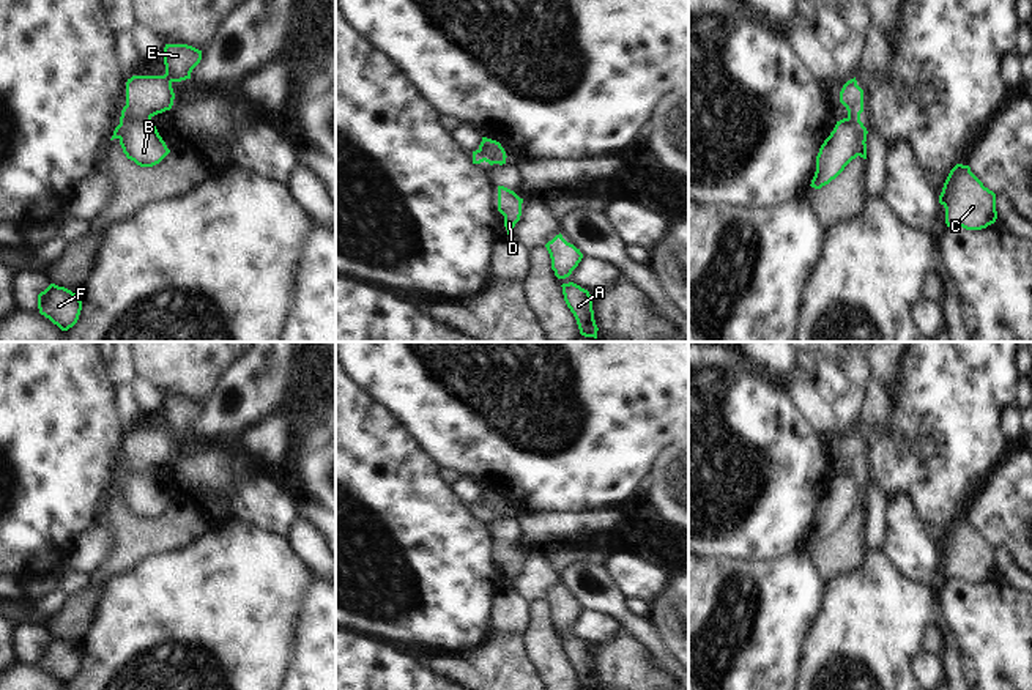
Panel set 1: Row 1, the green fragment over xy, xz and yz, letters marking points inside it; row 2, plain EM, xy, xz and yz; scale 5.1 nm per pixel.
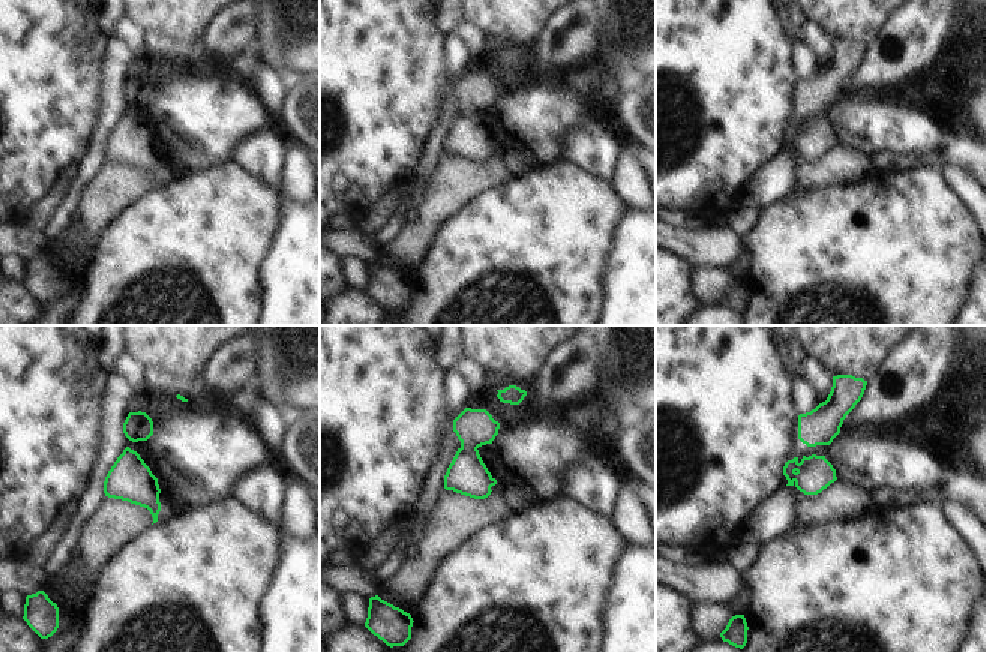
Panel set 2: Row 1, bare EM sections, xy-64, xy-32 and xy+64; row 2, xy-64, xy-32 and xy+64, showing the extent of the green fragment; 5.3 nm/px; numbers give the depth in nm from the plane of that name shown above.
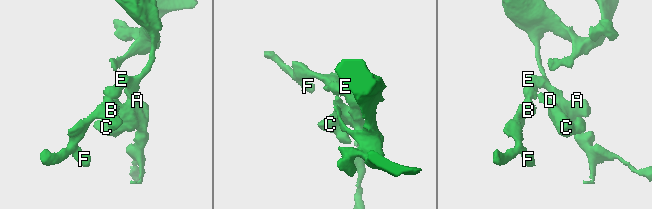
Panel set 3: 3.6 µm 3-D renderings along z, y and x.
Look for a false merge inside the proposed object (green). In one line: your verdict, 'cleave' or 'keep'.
cleave

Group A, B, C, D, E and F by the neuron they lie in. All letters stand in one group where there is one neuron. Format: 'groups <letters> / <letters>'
groups A C D E / B F

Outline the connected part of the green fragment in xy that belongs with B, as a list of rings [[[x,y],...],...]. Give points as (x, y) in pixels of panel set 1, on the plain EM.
[[[151,469],[131,473],[120,492],[120,498],[126,510],[140,520],[153,520],[170,506]]]

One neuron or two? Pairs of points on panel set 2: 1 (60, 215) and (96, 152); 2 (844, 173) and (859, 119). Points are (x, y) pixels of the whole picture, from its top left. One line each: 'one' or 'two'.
1: one
2: two

